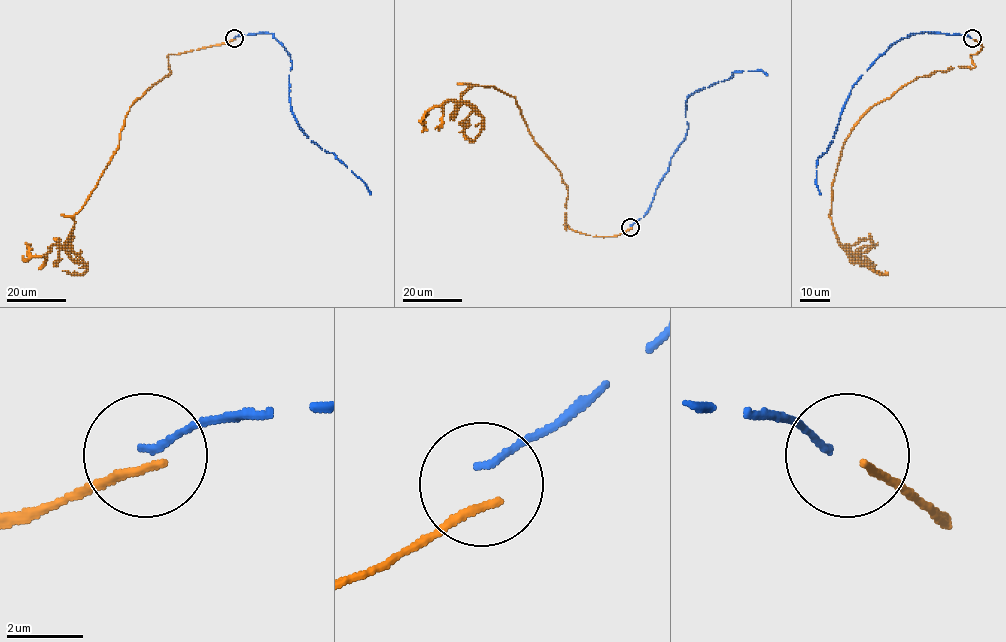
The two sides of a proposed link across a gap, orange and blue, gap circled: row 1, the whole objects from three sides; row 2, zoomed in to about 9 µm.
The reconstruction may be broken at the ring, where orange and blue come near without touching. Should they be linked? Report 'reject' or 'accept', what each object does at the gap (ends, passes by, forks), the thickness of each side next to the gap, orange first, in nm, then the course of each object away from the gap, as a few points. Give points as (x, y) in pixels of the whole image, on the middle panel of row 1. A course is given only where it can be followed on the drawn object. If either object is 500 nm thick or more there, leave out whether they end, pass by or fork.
reject | orange ends | blue ends | 240/150 nm | orange via (630, 228), (565, 228), (560, 170), (515, 98), (493, 86), (462, 94), (477, 111), (432, 106), (422, 132) | blue via (630, 225), (647, 211), (671, 157), (686, 136), (686, 99), (728, 79), (733, 73), (762, 70), (767, 75)

